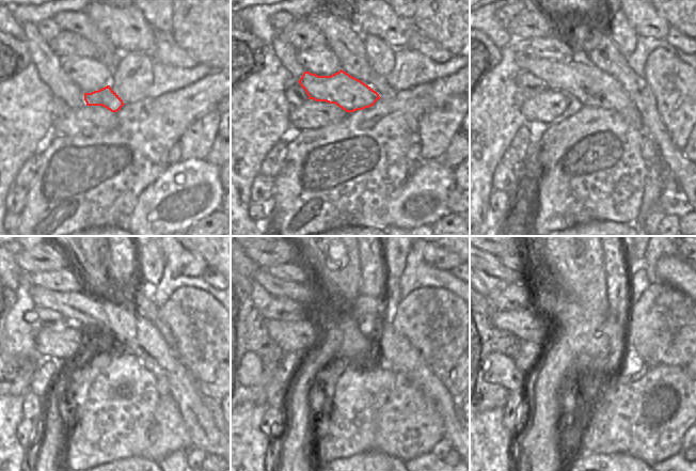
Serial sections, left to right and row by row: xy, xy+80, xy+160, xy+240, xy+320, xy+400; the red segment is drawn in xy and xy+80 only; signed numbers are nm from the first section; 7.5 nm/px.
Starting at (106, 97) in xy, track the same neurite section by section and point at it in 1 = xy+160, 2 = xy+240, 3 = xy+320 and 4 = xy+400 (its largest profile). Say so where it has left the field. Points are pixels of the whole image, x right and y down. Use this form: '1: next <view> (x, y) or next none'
1: next xy+160 (589, 87)
2: next xy+240 (133, 333)
3: next xy+320 (396, 354)
4: next xy+400 (491, 265)

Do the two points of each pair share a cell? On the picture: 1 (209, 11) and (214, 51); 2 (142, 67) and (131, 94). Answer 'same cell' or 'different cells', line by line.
1: same cell
2: same cell

